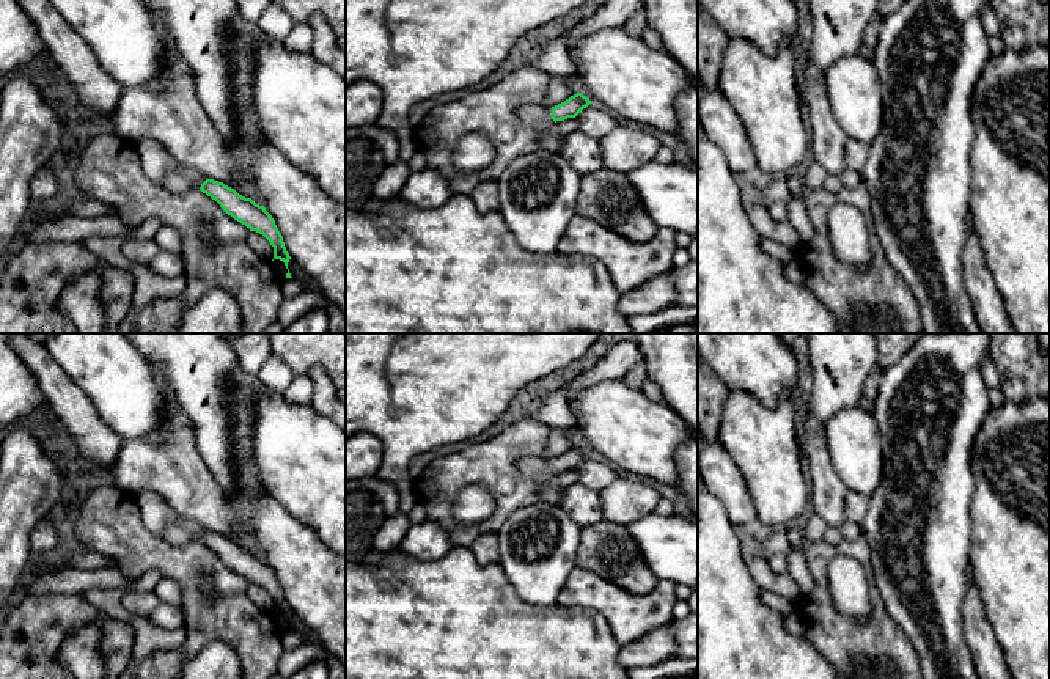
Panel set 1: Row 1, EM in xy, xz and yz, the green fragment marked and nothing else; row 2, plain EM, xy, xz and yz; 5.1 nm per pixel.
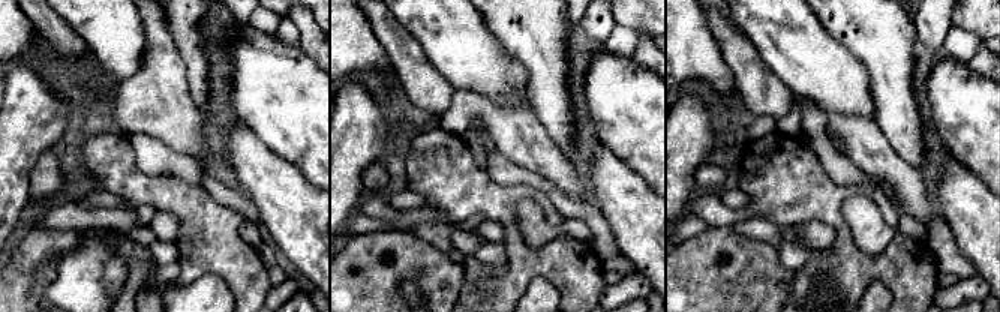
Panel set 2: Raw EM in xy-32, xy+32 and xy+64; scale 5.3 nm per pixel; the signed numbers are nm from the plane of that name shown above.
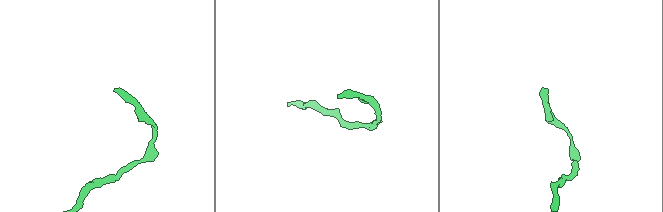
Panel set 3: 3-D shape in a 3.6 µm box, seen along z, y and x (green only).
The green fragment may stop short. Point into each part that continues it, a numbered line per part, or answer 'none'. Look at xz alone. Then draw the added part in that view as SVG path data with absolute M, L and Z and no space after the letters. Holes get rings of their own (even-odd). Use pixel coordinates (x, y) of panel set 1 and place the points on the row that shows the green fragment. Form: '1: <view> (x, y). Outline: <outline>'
1: xz (530, 115). Outline: M533 104L522 105L517 115L525 126L550 126L555 123L552 119L552 108L544 108Z

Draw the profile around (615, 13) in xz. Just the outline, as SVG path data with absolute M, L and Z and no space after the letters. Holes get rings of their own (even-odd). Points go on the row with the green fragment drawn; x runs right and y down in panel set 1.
M607 0L605 5L600 6L593 16L582 20L571 31L567 31L563 36L564 42L571 50L583 38L596 33L600 28L622 27L635 11L643 8L644 5L641 0Z

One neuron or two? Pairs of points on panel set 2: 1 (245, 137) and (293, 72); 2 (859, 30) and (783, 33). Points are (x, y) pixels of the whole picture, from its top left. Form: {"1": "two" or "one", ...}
{"1": "two", "2": "two"}

